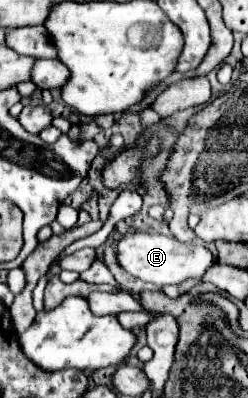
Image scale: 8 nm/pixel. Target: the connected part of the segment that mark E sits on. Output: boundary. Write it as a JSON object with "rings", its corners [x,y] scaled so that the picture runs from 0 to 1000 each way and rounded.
{"rings":[[[593,583],[504,588],[472,608],[472,633],[480,633],[480,663],[512,683],[528,683],[544,698],[569,698],[633,719],[665,719],[665,714],[714,719],[738,714],[746,704],[819,709],[827,683],[867,663],[851,628],[827,623],[827,613],[810,608],[722,608],[698,593],[641,593]]]}

